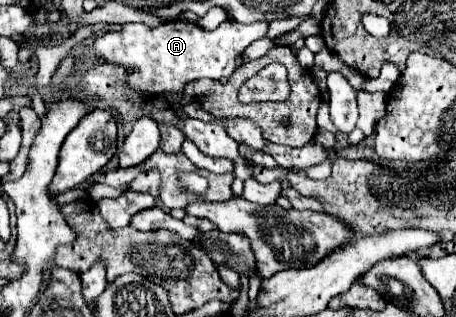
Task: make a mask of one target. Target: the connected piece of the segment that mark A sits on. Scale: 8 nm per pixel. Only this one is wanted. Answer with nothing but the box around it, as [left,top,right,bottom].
[95,19,267,93]

